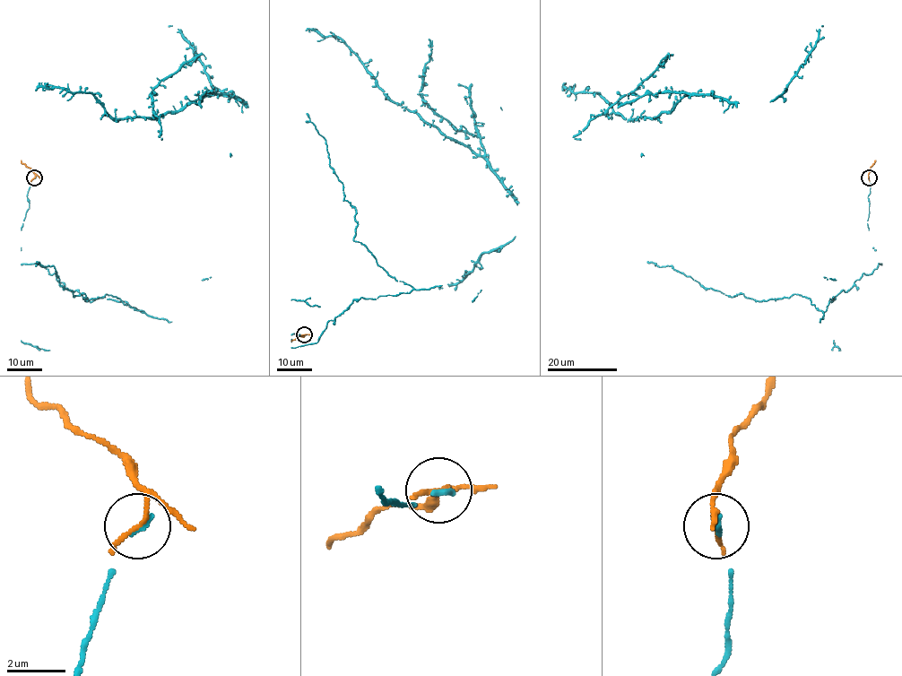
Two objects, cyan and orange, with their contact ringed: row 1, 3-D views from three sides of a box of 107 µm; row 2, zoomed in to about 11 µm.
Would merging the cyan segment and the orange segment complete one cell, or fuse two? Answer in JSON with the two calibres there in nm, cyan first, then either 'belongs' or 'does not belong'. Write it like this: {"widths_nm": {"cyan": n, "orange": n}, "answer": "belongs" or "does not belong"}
{"widths_nm": {"cyan": 190, "orange": 130}, "answer": "does not belong"}

